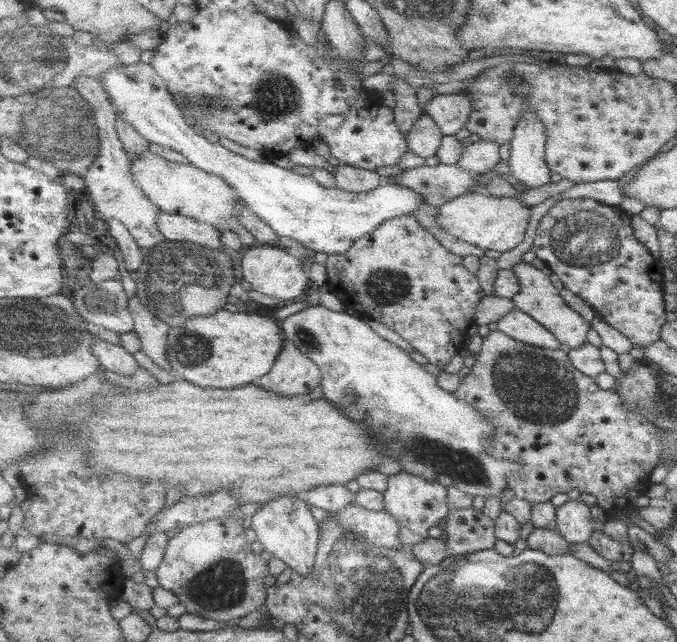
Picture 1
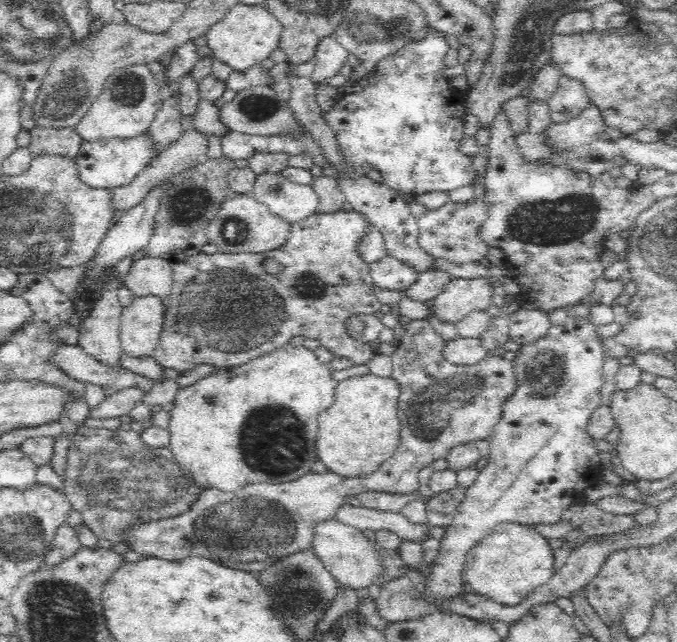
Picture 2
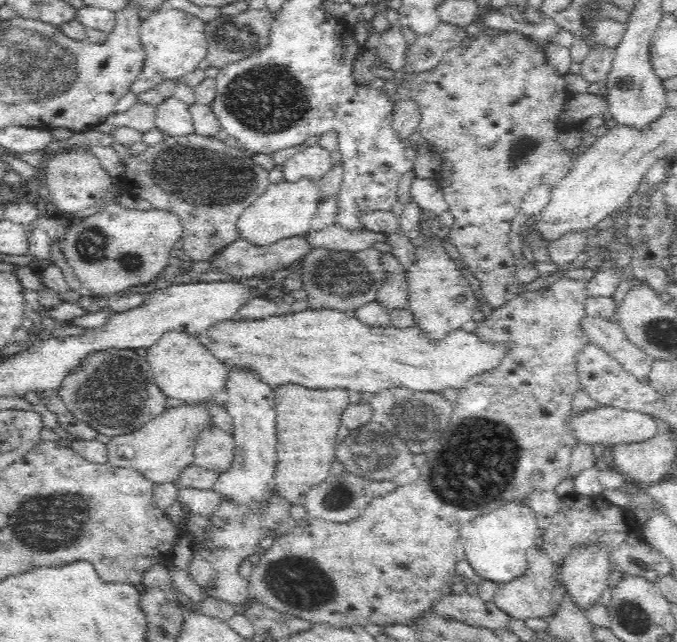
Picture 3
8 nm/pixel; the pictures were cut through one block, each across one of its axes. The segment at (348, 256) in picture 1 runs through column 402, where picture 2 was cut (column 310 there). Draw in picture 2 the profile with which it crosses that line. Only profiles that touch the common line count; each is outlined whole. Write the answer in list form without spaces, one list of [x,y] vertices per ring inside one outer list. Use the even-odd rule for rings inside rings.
[[[338,210],[333,213],[316,213],[312,216],[309,216],[308,218],[305,218],[304,220],[301,220],[300,222],[295,222],[290,225],[290,228],[288,228],[288,238],[286,238],[286,242],[282,243],[282,246],[279,246],[276,250],[269,250],[260,254],[250,254],[250,253],[242,253],[242,254],[226,254],[216,251],[213,254],[207,254],[200,252],[198,254],[195,254],[194,256],[191,256],[190,258],[186,258],[186,260],[182,260],[180,262],[173,263],[172,266],[172,290],[171,293],[168,296],[163,297],[163,301],[166,307],[166,314],[165,314],[165,323],[162,329],[162,334],[160,338],[160,342],[158,342],[158,346],[150,352],[150,355],[152,355],[152,358],[156,360],[156,362],[163,367],[164,369],[174,369],[176,371],[186,371],[187,369],[192,368],[192,366],[196,366],[196,364],[213,364],[214,366],[217,366],[218,369],[222,369],[222,367],[226,366],[238,366],[242,364],[246,364],[246,362],[250,362],[250,360],[254,360],[257,356],[263,355],[264,353],[272,352],[273,350],[276,350],[277,348],[280,348],[282,344],[286,344],[290,342],[290,338],[293,336],[305,336],[305,337],[311,337],[314,339],[319,339],[319,342],[321,343],[321,346],[327,347],[335,356],[343,356],[344,358],[351,358],[352,360],[356,361],[357,364],[367,364],[367,362],[370,362],[372,358],[374,358],[374,355],[377,353],[371,346],[369,342],[362,342],[358,341],[357,339],[349,338],[349,334],[347,333],[347,330],[345,329],[344,322],[346,322],[346,318],[350,316],[350,314],[356,314],[356,312],[372,312],[379,310],[379,307],[381,306],[381,303],[378,302],[376,296],[373,294],[372,289],[370,289],[370,286],[372,286],[372,278],[371,274],[368,272],[368,265],[364,264],[362,260],[360,260],[358,253],[356,253],[356,242],[360,240],[360,236],[364,234],[364,226],[366,226],[366,221],[362,219],[364,216],[361,213],[358,213],[356,210],[350,211],[342,211]],[[268,261],[274,261],[276,265],[278,265],[278,268],[276,270],[269,270],[267,268],[267,262]]]

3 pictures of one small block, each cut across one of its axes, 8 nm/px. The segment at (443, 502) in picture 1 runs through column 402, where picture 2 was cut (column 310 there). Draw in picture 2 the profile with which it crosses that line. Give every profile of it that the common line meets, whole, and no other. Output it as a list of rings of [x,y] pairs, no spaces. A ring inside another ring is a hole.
[[[418,318],[416,320],[411,320],[411,322],[401,324],[398,322],[396,327],[402,327],[402,338],[400,338],[396,350],[390,355],[390,360],[393,364],[393,372],[391,378],[396,380],[399,385],[400,395],[397,401],[397,412],[398,419],[400,422],[400,441],[397,447],[397,450],[390,456],[386,461],[384,461],[378,470],[374,470],[369,475],[364,475],[361,477],[341,477],[337,474],[334,474],[330,471],[325,473],[308,473],[304,476],[297,478],[296,480],[286,481],[286,482],[250,482],[238,490],[222,490],[214,488],[213,486],[206,486],[206,488],[201,488],[200,494],[194,498],[192,505],[186,510],[183,514],[175,515],[174,517],[155,519],[154,521],[147,521],[146,523],[135,523],[134,525],[121,525],[116,530],[116,537],[118,537],[118,542],[122,541],[129,550],[138,552],[145,557],[156,557],[156,558],[168,558],[170,560],[182,560],[182,558],[188,557],[206,557],[218,564],[230,567],[231,569],[242,570],[249,572],[253,575],[256,573],[262,572],[266,567],[272,565],[272,563],[288,556],[288,554],[294,554],[300,550],[306,550],[310,547],[310,538],[312,538],[312,527],[315,523],[321,522],[323,519],[332,519],[335,511],[344,503],[344,496],[348,494],[358,494],[358,492],[372,491],[372,492],[384,492],[390,494],[400,494],[400,495],[409,495],[418,491],[419,481],[418,481],[418,472],[421,468],[429,466],[431,462],[434,462],[439,459],[447,459],[450,450],[461,443],[466,442],[475,442],[479,440],[489,439],[491,433],[494,430],[494,427],[498,425],[498,422],[502,420],[504,416],[504,406],[506,402],[516,394],[518,390],[518,368],[515,361],[510,361],[504,359],[502,356],[495,356],[492,354],[487,354],[482,360],[475,362],[474,364],[454,364],[446,361],[442,357],[442,348],[446,344],[446,340],[440,337],[440,334],[434,330],[434,326],[430,324],[428,319]]]

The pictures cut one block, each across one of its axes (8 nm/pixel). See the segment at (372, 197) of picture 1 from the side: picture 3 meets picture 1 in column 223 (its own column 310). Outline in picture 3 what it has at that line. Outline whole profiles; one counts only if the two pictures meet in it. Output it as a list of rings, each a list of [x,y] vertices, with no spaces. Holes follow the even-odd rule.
[[[319,143],[298,148],[296,153],[288,158],[281,169],[288,182],[296,182],[298,178],[314,178],[321,176],[332,166],[330,150],[326,150]]]

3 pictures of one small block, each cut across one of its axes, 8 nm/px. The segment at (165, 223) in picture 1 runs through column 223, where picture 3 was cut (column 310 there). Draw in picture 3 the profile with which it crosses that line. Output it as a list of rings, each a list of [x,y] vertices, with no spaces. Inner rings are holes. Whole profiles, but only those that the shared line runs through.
[[[310,232],[283,238],[282,240],[267,245],[256,244],[246,238],[240,237],[236,242],[232,242],[230,246],[226,246],[222,250],[220,257],[214,258],[213,268],[238,277],[250,277],[264,271],[270,273],[288,267],[293,262],[296,262],[296,260],[299,261],[312,248]]]

